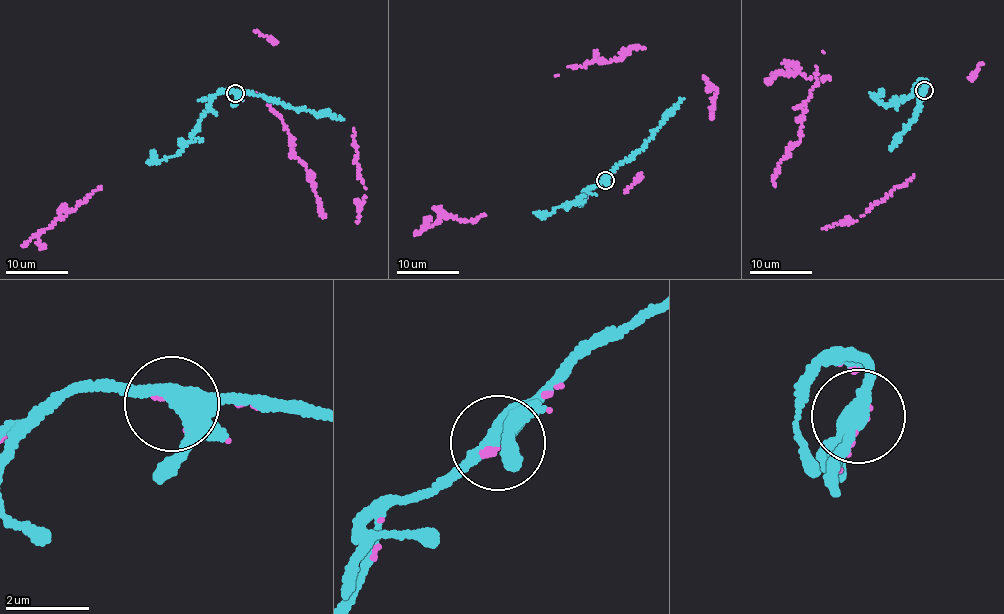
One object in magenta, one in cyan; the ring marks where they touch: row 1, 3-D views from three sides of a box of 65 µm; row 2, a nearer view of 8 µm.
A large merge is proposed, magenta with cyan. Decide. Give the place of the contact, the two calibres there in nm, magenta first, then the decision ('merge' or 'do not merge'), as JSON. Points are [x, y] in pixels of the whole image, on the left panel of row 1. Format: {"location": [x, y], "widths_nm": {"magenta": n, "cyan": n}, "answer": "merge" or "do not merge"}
{"location": [235, 93], "widths_nm": {"magenta": 100, "cyan": 360}, "answer": "merge"}

